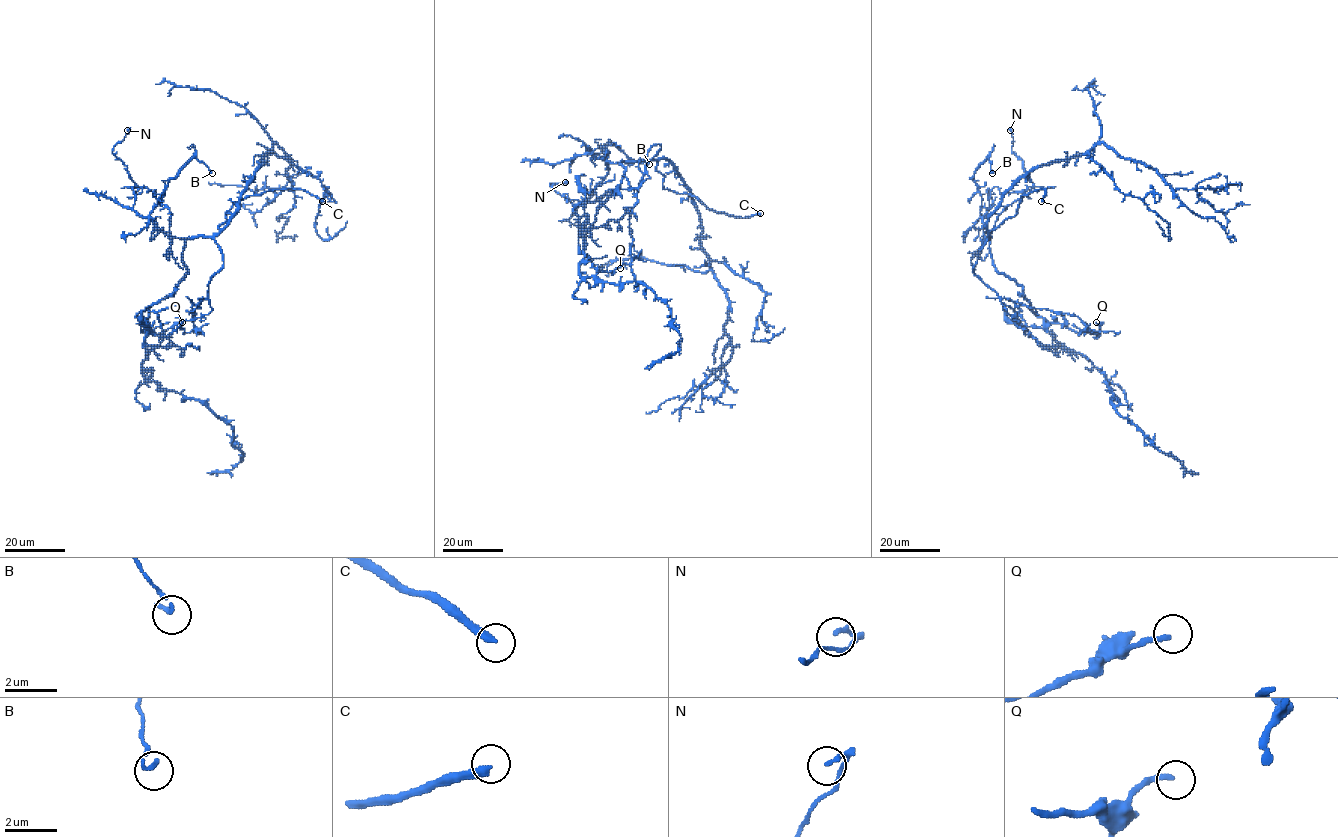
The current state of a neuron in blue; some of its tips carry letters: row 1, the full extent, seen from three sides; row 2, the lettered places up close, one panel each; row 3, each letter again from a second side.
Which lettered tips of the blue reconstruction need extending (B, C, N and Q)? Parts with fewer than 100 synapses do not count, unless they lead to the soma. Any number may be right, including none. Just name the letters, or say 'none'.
C

